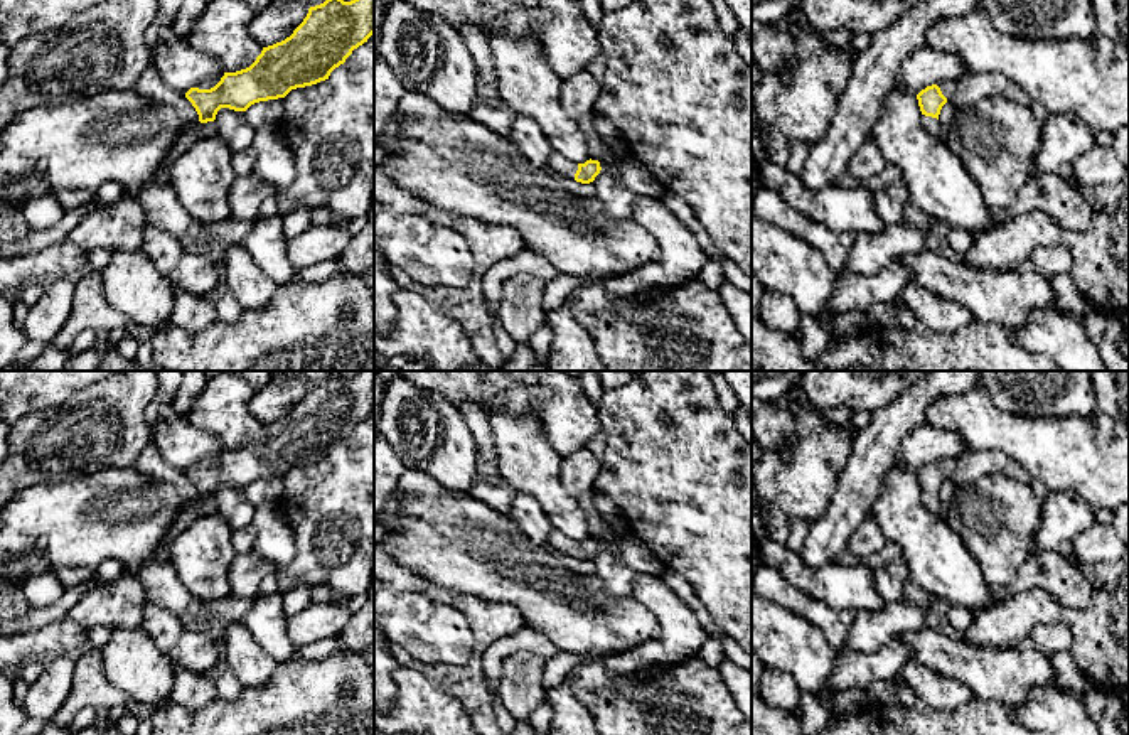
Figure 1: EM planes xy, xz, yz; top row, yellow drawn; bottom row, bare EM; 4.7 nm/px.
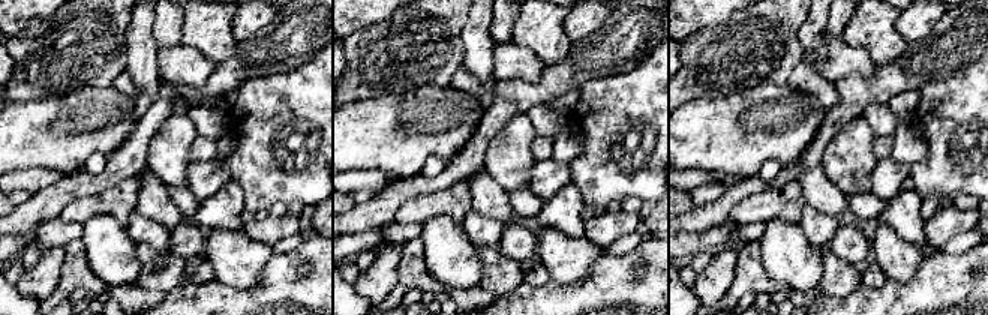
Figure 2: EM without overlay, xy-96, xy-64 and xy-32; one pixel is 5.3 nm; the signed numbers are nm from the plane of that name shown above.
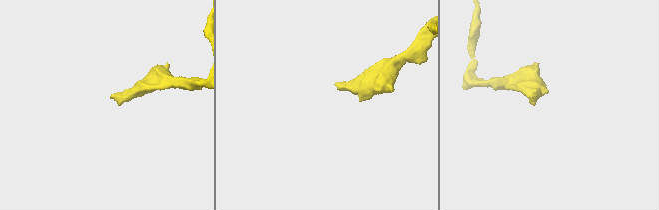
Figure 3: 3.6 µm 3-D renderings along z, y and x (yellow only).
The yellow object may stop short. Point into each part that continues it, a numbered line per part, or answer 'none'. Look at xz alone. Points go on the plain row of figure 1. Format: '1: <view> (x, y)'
1: xz (558, 541)

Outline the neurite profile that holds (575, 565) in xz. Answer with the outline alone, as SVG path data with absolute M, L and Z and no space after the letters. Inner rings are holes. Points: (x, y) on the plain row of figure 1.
M548 548L551 555L554 555L566 568L570 568L575 573L581 575L593 575L595 573L595 565L593 560L590 561L581 561L568 555L561 555L556 550Z

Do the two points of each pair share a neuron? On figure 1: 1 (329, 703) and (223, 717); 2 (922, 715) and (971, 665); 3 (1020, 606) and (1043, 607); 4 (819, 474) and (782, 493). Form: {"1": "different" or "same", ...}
{"1": "same", "2": "different", "3": "same", "4": "same"}

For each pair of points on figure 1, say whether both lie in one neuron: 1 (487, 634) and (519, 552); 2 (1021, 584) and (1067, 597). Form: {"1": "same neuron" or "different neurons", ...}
{"1": "different neurons", "2": "same neuron"}

